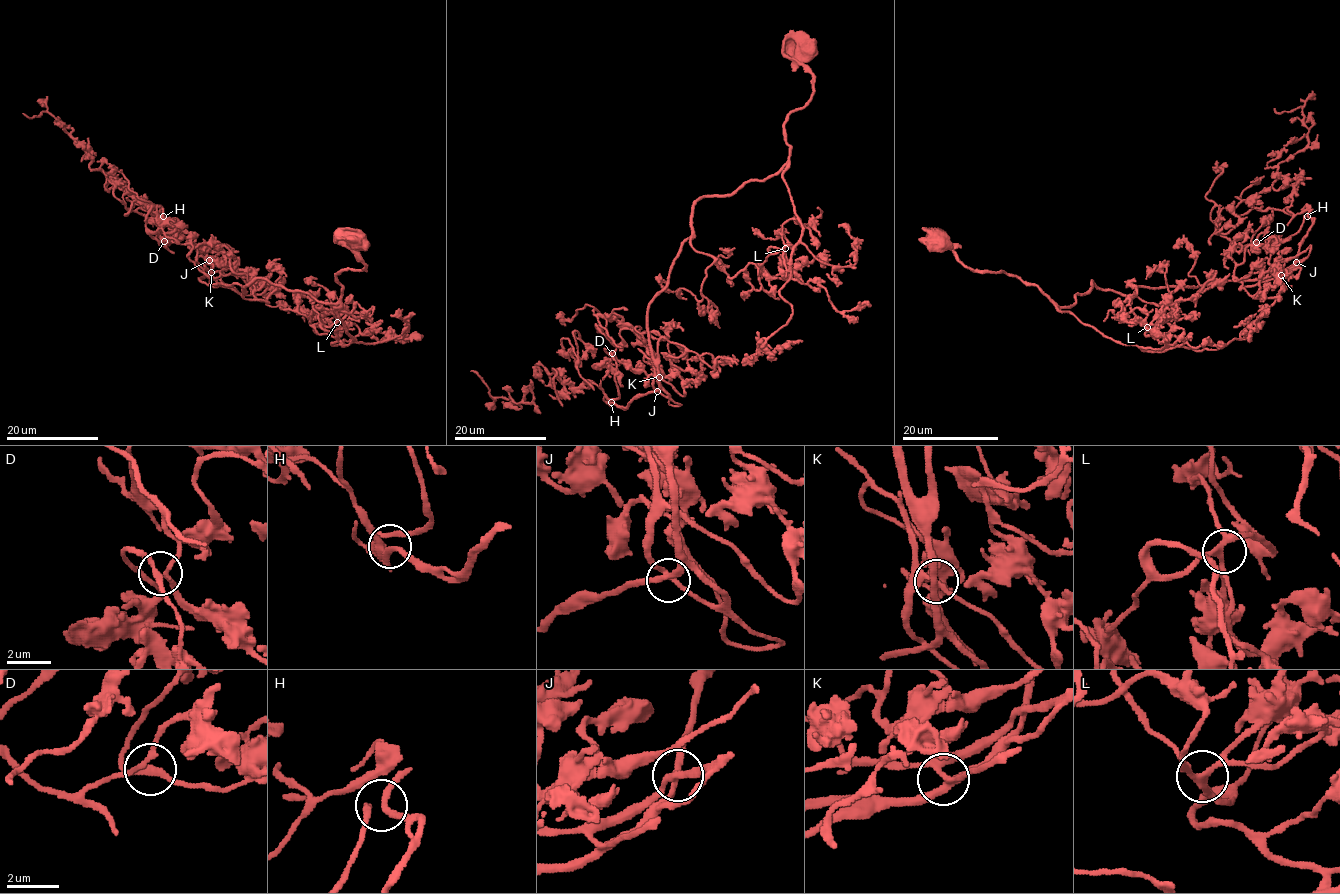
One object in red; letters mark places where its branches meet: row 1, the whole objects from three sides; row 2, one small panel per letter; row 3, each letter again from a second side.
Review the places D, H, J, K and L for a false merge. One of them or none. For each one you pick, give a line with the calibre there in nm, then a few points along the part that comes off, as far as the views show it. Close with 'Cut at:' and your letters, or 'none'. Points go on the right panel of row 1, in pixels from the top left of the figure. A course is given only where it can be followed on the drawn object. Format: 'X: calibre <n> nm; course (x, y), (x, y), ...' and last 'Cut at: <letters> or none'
Cut at: none

